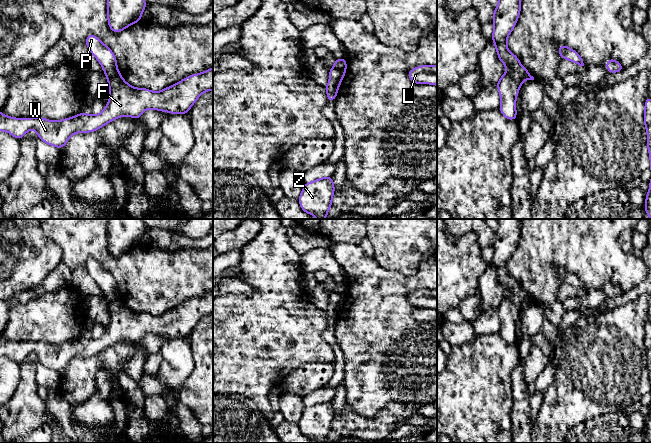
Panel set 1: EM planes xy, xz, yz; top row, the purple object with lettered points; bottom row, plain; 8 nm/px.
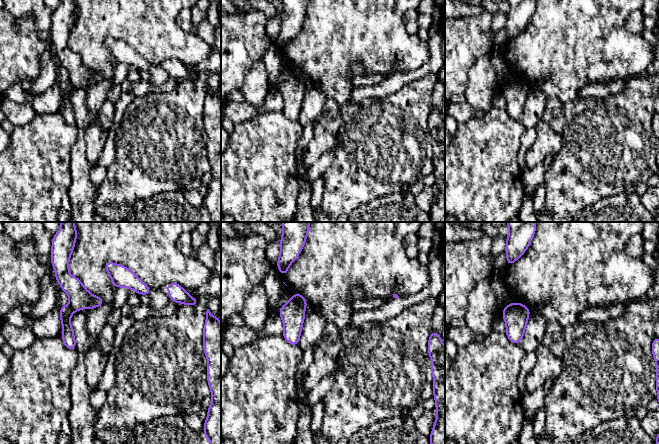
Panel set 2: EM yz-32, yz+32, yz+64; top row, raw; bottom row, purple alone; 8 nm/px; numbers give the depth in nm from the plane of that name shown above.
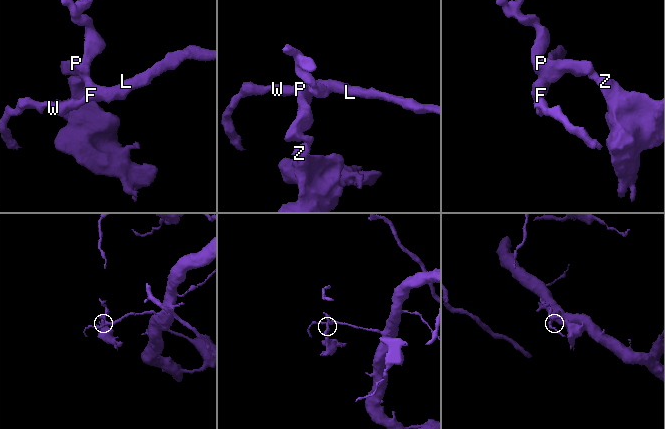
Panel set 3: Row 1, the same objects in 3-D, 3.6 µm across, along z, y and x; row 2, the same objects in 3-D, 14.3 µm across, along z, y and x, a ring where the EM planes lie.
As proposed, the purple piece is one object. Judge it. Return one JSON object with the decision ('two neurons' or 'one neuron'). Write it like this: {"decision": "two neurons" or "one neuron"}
{"decision": "two neurons"}

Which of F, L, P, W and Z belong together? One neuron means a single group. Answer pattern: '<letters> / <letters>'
F L W / P Z

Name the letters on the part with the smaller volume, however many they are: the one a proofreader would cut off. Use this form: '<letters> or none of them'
P, Z

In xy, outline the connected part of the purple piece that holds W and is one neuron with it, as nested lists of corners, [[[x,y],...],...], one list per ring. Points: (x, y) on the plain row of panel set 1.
[[[213,292],[190,299],[158,316],[132,311],[120,297],[108,304],[108,310],[110,322],[98,339],[81,336],[70,342],[50,345],[41,341],[13,342],[0,336],[0,355],[20,364],[30,353],[34,353],[43,366],[62,373],[75,357],[94,356],[122,340],[139,343],[147,333],[188,338],[201,318],[213,314]]]

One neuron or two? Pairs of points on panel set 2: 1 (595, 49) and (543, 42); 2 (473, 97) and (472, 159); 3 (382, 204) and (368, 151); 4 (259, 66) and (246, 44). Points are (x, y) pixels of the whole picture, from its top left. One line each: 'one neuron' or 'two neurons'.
1: one neuron
2: two neurons
3: two neurons
4: two neurons

